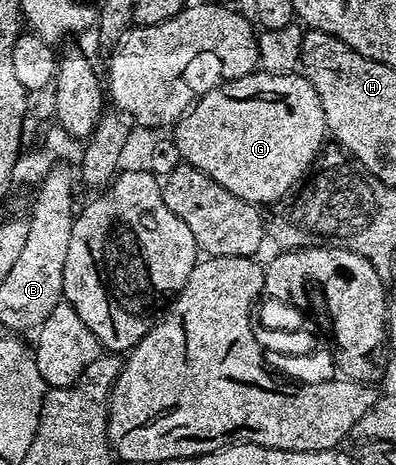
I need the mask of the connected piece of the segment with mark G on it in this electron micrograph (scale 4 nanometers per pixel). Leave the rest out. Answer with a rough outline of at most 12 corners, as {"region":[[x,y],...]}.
{"region":[[261,69],[173,124],[181,162],[274,205],[328,139],[301,73]]}

